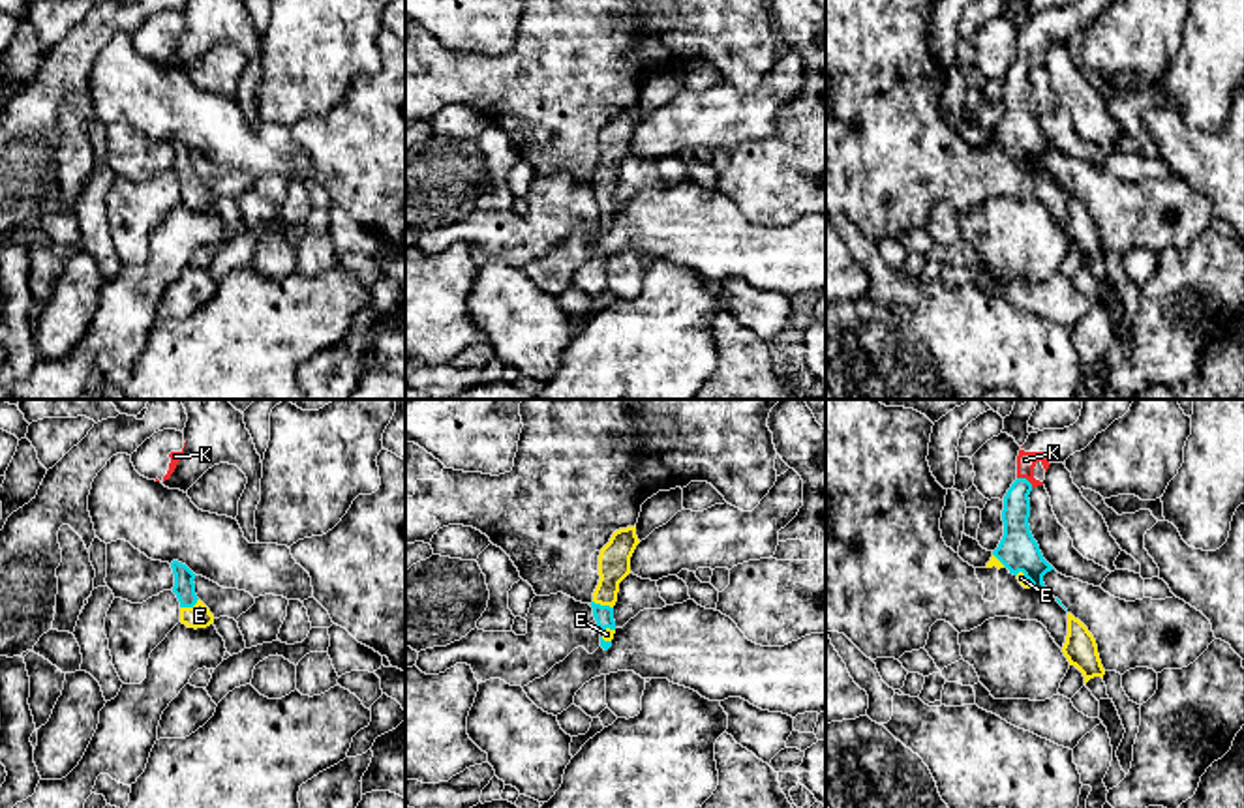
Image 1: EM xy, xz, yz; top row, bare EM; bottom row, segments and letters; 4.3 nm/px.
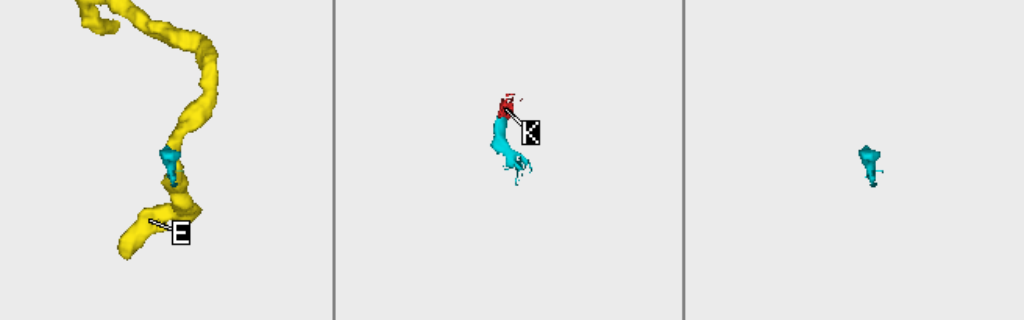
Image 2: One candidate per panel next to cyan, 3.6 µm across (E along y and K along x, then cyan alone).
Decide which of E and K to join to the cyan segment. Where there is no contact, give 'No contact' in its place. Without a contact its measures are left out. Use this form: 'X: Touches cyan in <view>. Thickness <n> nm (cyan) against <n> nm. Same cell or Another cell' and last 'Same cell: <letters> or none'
E: Touches cyan in xy. Thickness 90 nm (cyan) against 100 nm. Same cell
K: Touches cyan in yz. Thickness 120 nm (cyan) against 80 nm. Same cell
Same cell: E, K

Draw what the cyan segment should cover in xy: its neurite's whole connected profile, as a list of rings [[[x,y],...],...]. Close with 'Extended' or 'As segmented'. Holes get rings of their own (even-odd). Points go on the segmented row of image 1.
[[[171,562],[174,574],[173,592],[180,602],[180,622],[188,628],[206,628],[214,622],[210,609],[195,594],[195,574],[182,562]]]. Extended

